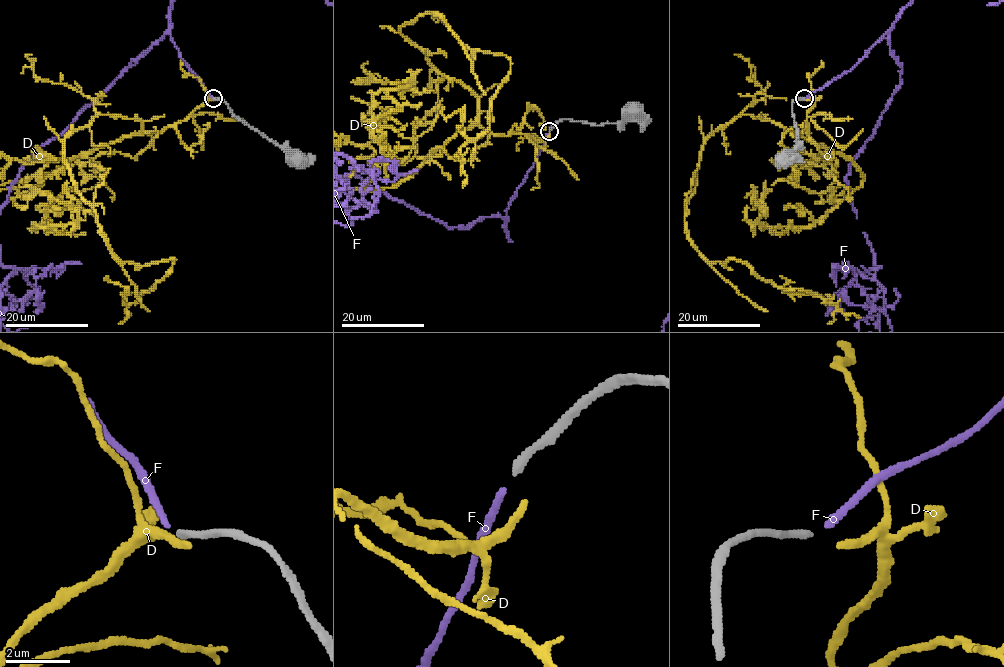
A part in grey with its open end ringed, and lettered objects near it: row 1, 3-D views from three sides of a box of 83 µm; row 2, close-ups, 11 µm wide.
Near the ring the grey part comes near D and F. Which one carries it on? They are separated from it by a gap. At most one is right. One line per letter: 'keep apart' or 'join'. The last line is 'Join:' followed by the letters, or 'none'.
D: keep apart
F: join
Join: F

